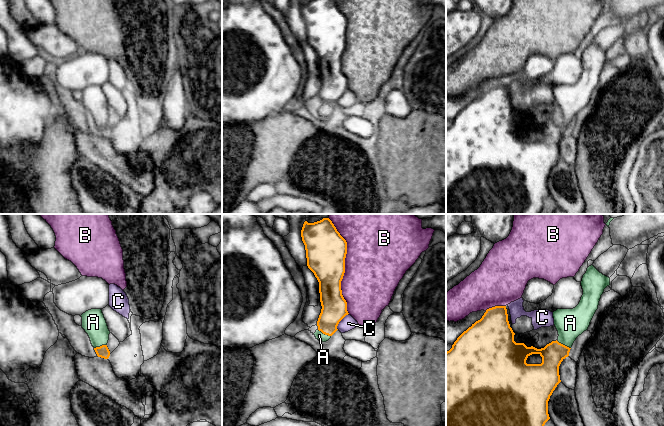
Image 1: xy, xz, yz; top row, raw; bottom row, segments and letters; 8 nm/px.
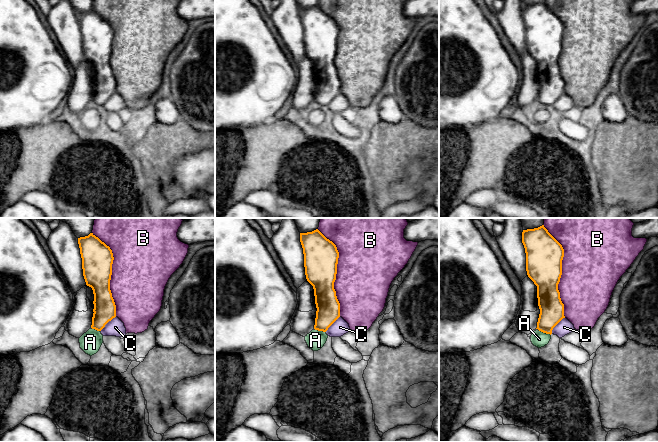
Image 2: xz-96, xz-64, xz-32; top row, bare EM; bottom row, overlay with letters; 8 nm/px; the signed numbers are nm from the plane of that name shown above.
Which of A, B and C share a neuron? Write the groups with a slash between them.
A / B / C

